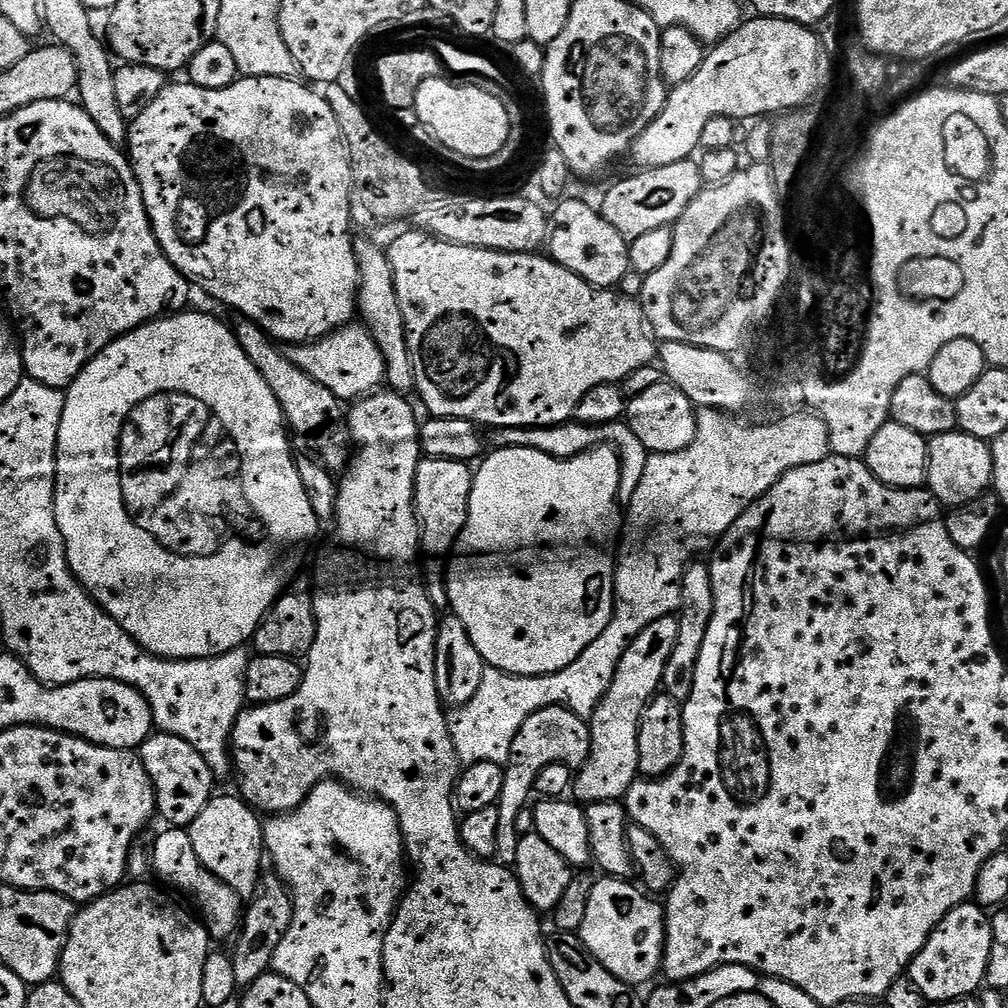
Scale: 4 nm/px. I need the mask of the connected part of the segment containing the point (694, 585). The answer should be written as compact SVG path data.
M693 559L684 569L684 577L680 583L680 606L676 621L678 622L678 642L674 642L674 650L670 650L670 658L666 662L666 670L662 670L660 687L663 695L672 700L686 701L694 690L694 670L698 662L698 654L702 654L702 642L706 642L706 630L710 626L710 618L714 618L714 586L712 585L712 569L703 559Z

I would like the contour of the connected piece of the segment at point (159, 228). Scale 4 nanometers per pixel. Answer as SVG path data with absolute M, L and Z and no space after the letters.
M253 76L238 78L233 84L226 86L222 90L206 90L202 86L194 86L187 82L181 82L181 84L172 84L172 82L165 83L164 88L158 94L158 98L154 98L147 104L146 107L136 115L135 120L129 123L126 155L132 165L132 172L136 176L136 181L140 187L140 193L144 199L144 205L146 206L148 221L152 223L154 234L158 238L160 248L166 254L168 261L170 261L183 276L187 276L189 281L196 283L197 280L214 299L221 300L226 307L233 308L236 312L241 312L239 314L241 317L251 320L253 324L260 325L260 327L272 337L273 341L285 342L284 340L288 340L287 343L293 345L307 344L310 340L320 340L321 337L336 331L337 328L344 327L345 324L349 323L349 321L357 315L356 293L360 291L360 271L358 270L358 262L356 261L354 235L352 236L352 232L354 233L352 215L350 214L352 171L350 170L348 149L344 147L344 140L340 136L338 118L334 118L334 110L330 110L330 106L321 98L319 91L317 91L315 87L309 86L307 83L301 82L296 78L287 80L286 78L254 78Z

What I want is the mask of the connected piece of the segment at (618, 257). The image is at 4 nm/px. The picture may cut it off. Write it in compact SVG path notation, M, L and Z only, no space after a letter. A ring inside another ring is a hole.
M564 198L559 201L555 205L556 209L551 209L550 212L550 227L548 230L548 239L546 241L546 252L547 255L554 261L558 266L562 266L566 270L570 270L574 274L578 274L578 278L582 278L588 284L592 285L593 288L606 288L609 290L615 289L617 287L616 283L619 282L620 279L623 278L624 275L629 275L630 265L628 263L628 246L629 241L626 241L622 238L622 234L618 234L618 230L614 230L614 226L610 226L610 222L606 222L606 218L600 211L598 211L595 207L592 208L587 204L584 200L568 200L569 198Z

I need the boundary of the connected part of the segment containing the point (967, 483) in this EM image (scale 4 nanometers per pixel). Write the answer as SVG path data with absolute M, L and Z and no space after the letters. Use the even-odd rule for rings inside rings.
M959 430L938 434L928 440L927 491L949 509L985 495L993 487L994 458L991 443Z

